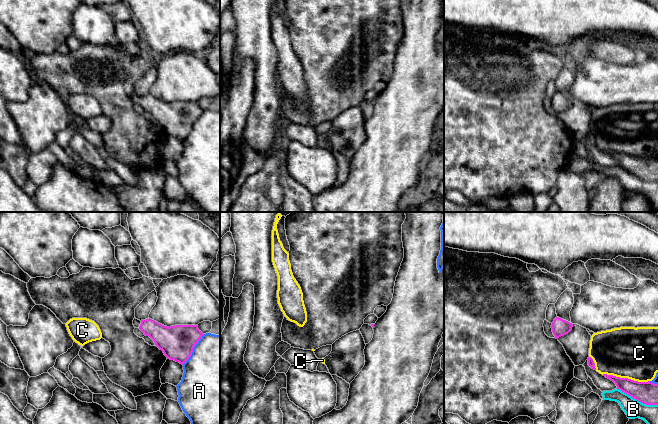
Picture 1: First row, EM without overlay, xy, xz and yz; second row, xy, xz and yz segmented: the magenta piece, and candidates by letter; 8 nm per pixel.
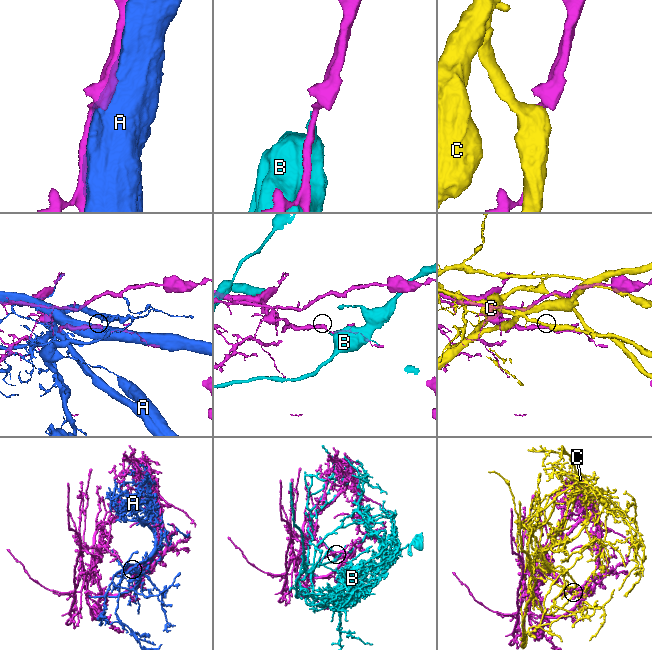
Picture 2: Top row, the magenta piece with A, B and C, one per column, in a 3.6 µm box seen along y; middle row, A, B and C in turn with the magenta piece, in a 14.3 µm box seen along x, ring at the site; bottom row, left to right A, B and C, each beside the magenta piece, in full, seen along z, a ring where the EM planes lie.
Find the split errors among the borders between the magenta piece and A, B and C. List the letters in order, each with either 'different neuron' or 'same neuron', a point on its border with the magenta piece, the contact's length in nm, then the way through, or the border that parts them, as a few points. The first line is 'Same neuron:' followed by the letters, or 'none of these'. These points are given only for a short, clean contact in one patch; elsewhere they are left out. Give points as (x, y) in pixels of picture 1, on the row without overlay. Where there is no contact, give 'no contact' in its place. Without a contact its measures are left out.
Same neuron: none of these
A: different neuron | xy (192, 125) | 300 nm
B: different neuron | yz (637, 176) | 360 nm
C: different neuron | yz (625, 154) | 380 nm

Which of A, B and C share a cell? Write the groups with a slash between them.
A / B / C

